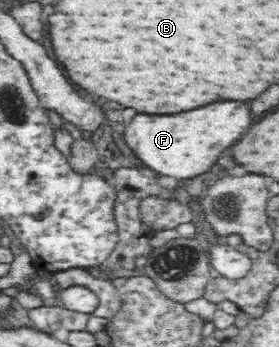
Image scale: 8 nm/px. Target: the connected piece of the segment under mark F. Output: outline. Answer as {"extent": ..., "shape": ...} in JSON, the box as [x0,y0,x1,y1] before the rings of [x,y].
{"extent":[124,102,252,180],"shape":[[[214,102],[210,106],[188,110],[186,114],[150,116],[136,114],[124,128],[124,141],[144,166],[160,173],[163,180],[192,179],[208,172],[224,148],[232,146],[250,126],[252,116],[246,102]]]}

